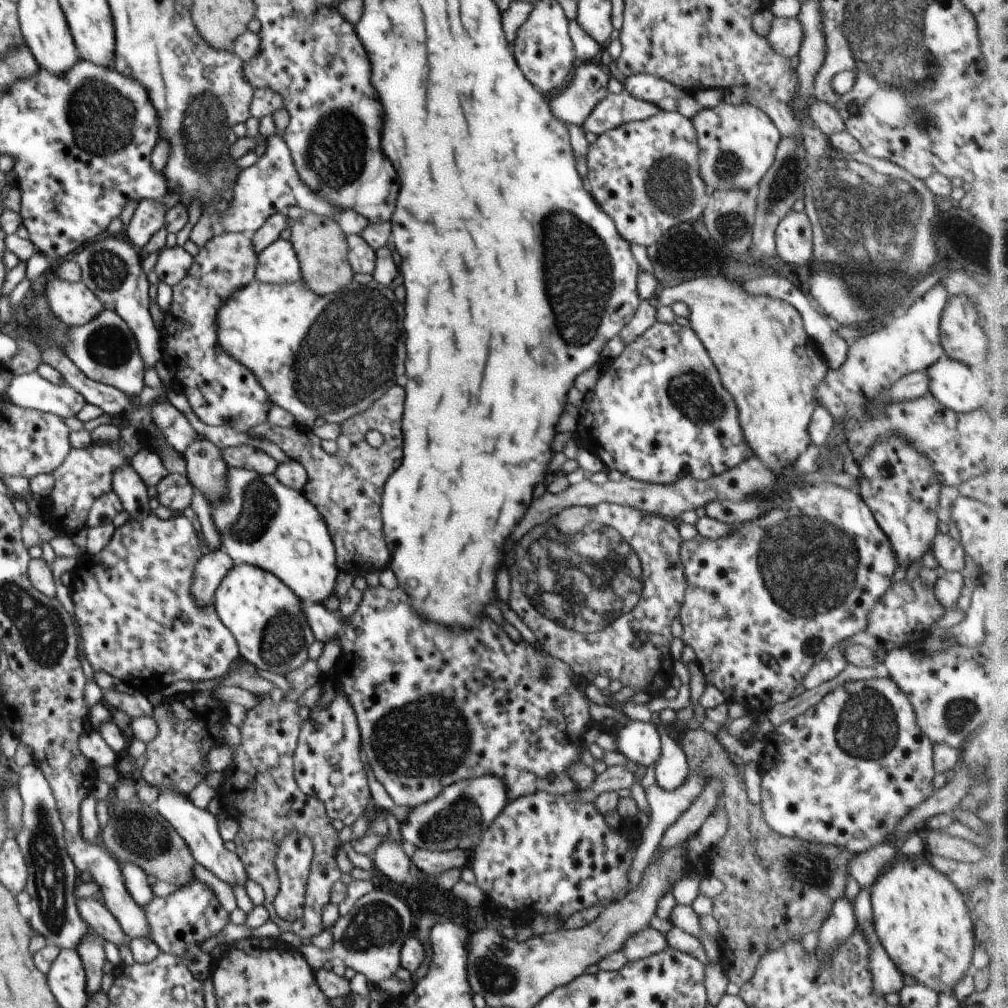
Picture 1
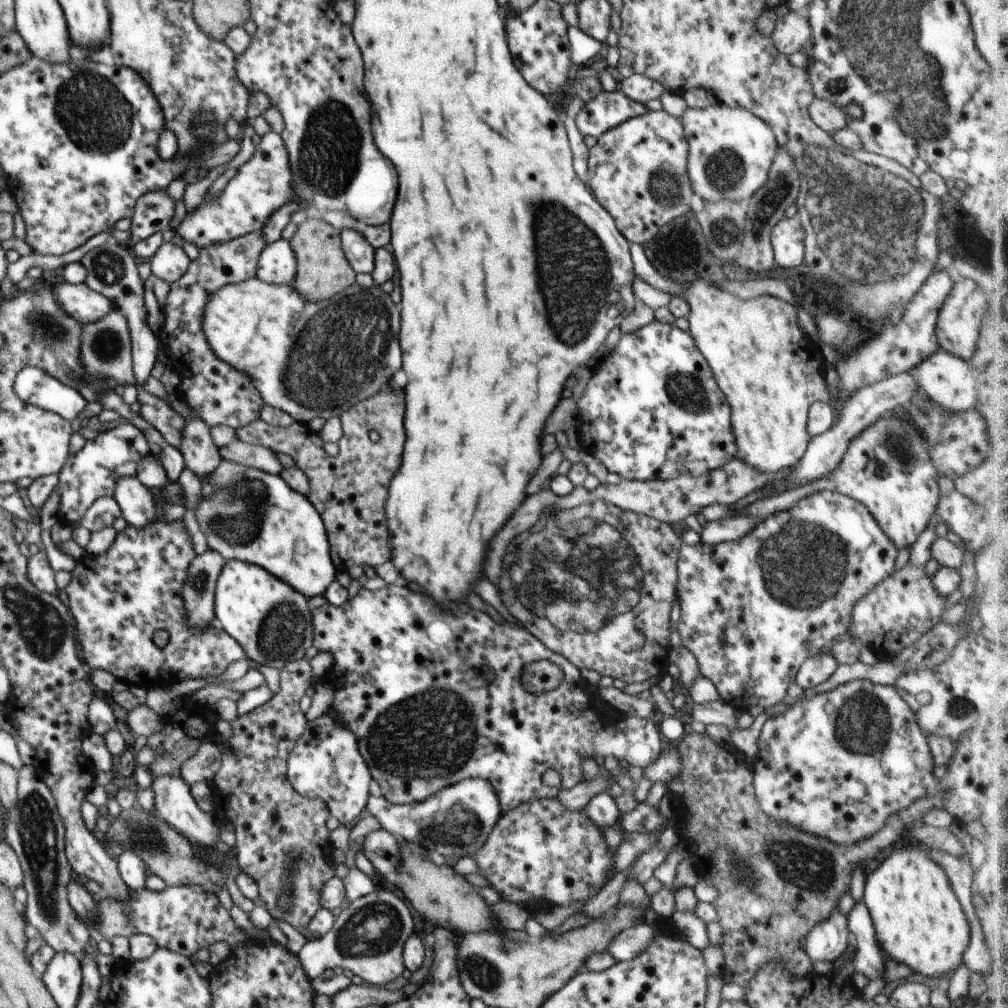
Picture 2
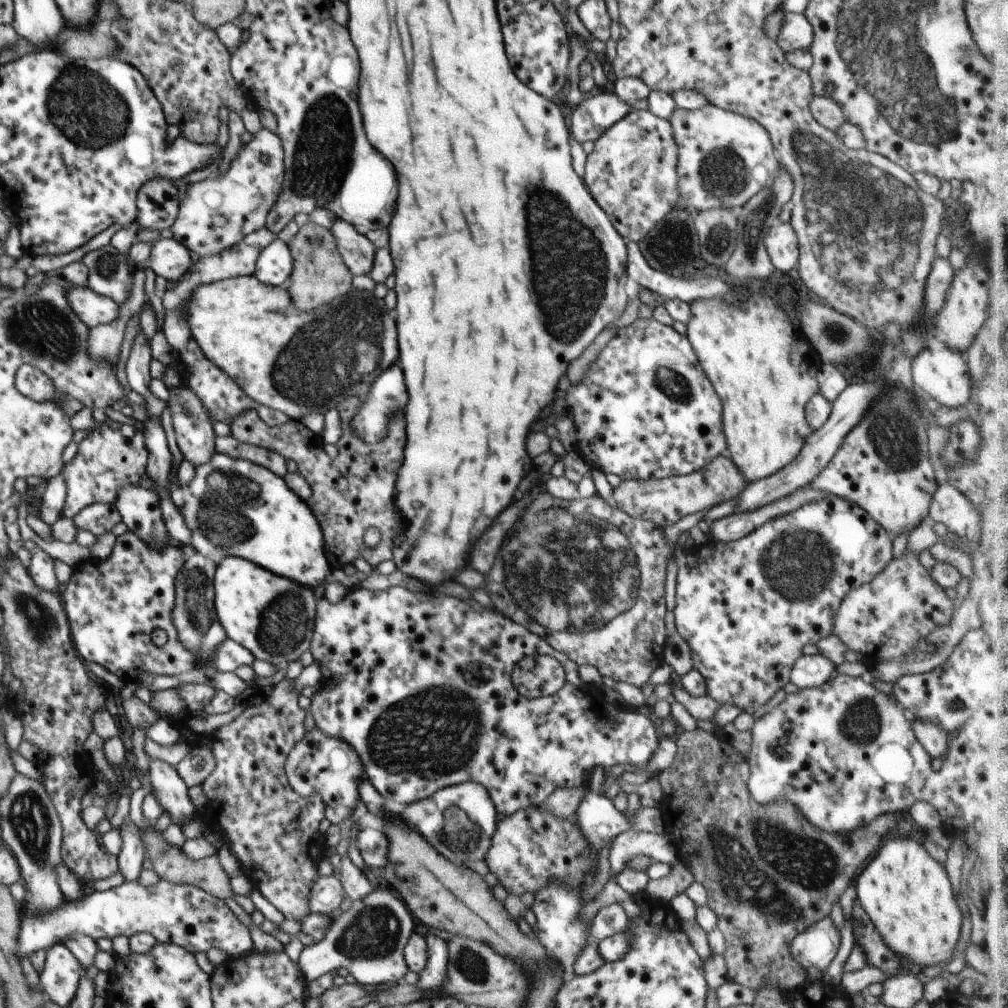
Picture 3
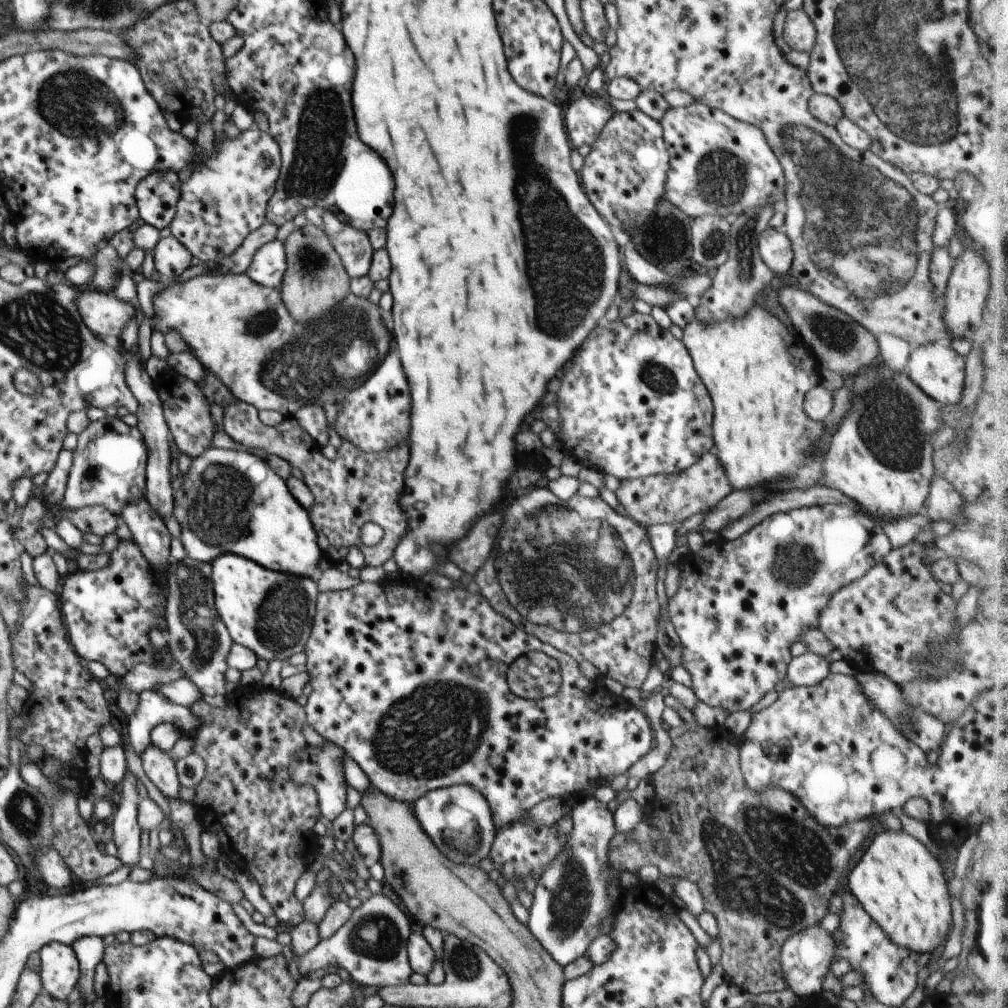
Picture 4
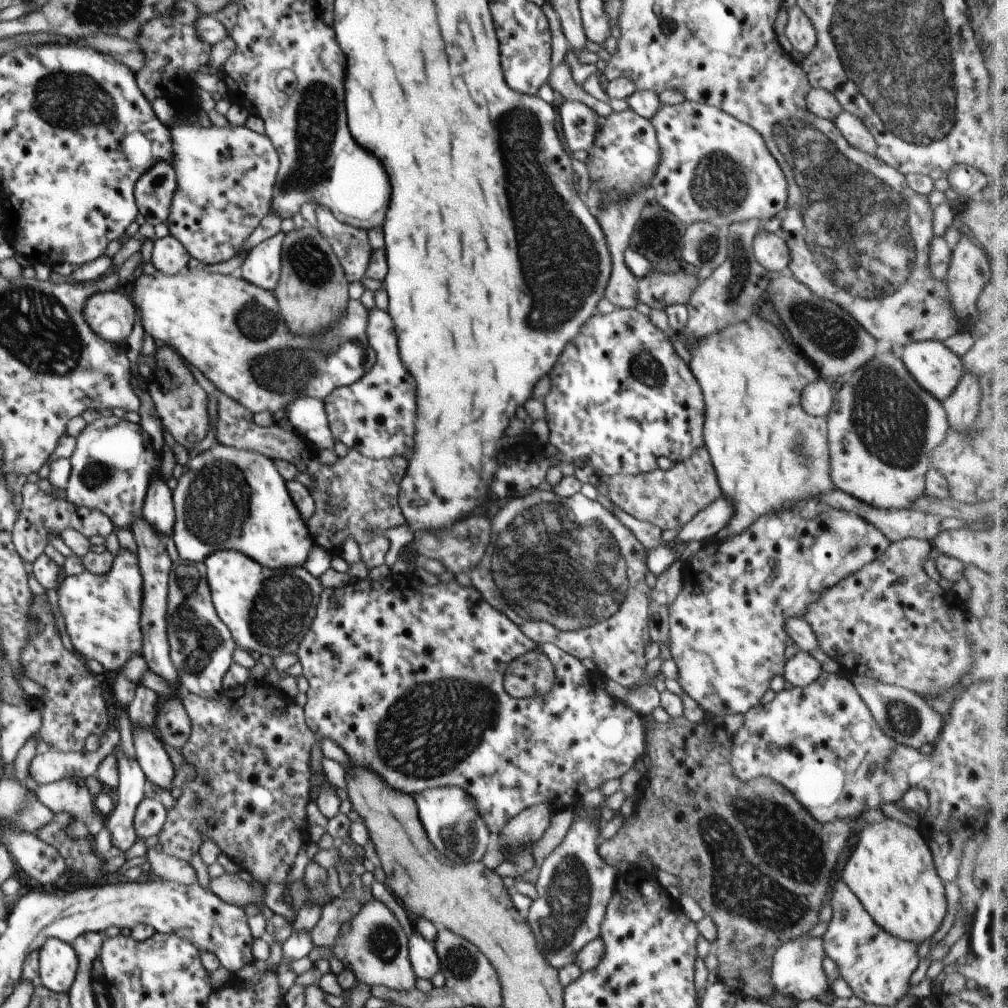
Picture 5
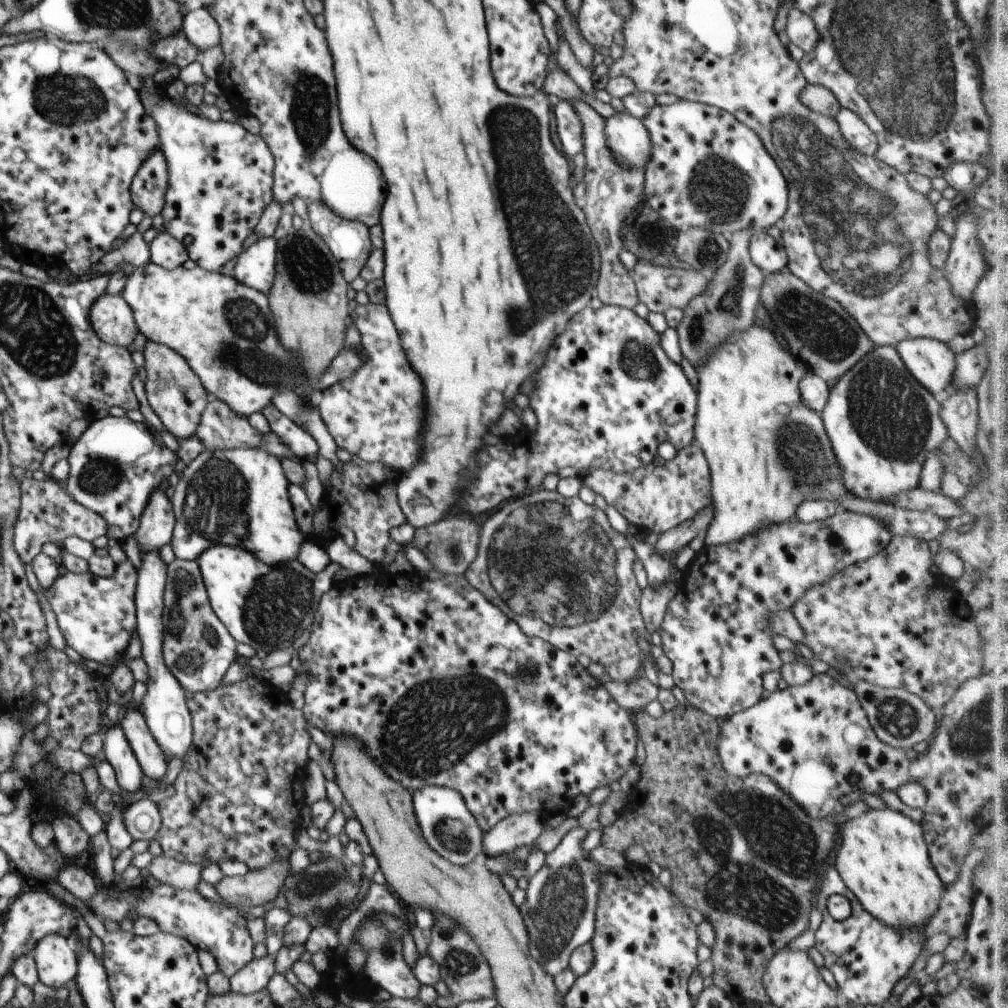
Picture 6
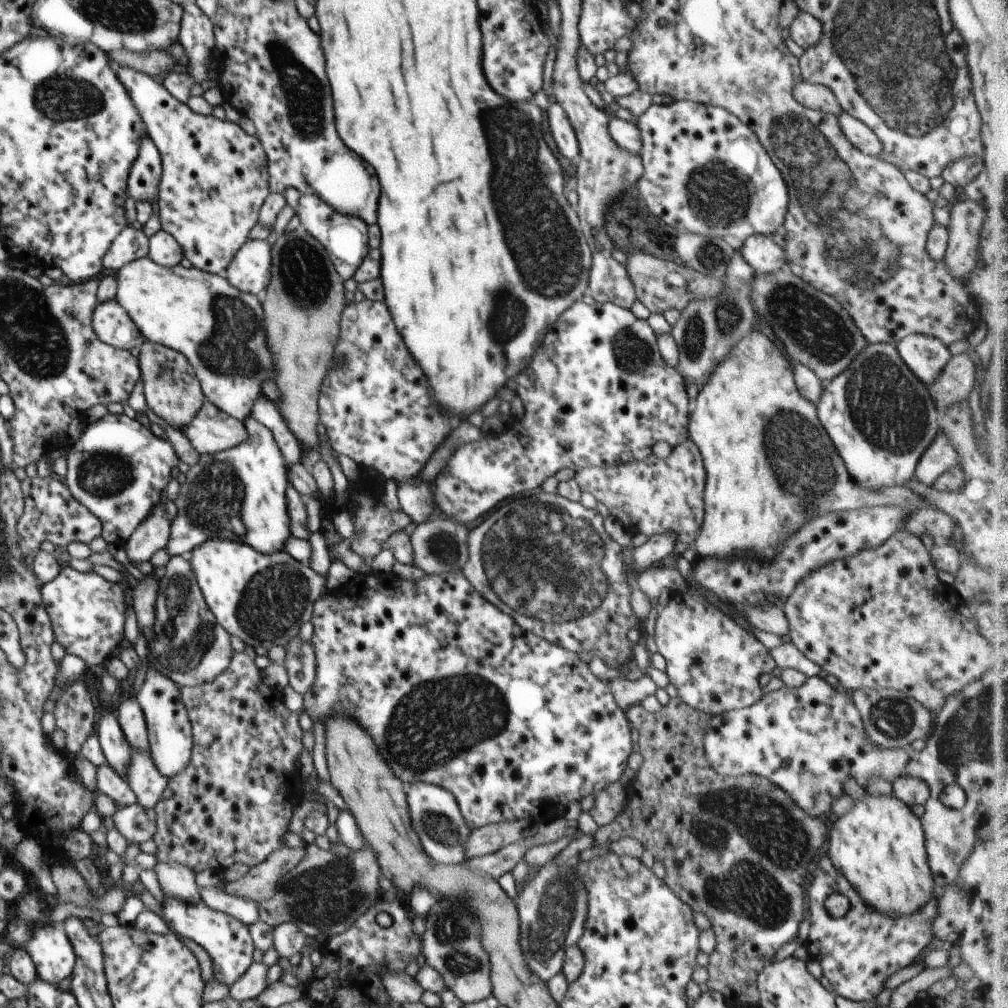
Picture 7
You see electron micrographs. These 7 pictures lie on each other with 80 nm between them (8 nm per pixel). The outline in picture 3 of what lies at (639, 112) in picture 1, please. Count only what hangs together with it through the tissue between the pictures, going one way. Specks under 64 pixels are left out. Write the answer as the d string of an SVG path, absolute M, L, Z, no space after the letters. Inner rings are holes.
M598 89L590 96L585 96L581 104L572 112L570 116L570 134L576 137L580 144L586 140L598 140L603 132L606 132L613 124L616 124L622 117L625 117L630 111L633 111L631 105L612 92L610 89Z

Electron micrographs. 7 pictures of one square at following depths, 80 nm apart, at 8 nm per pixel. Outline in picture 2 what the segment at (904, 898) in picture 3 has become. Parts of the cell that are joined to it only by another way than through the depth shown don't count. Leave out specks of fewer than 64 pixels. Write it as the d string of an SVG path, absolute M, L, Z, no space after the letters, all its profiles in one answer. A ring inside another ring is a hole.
M912 843L896 845L892 855L867 876L863 901L871 914L879 944L890 959L910 968L913 973L938 978L954 972L963 964L963 954L970 942L970 925L944 869Z

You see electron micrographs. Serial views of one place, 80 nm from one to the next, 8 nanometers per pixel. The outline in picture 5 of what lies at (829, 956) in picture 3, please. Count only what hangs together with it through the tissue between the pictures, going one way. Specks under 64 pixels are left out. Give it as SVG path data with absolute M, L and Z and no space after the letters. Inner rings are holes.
M804 934L799 938L786 942L774 954L770 970L770 982L774 990L792 998L796 1004L803 1001L815 1000L824 1004L823 997L828 993L828 978L822 966L824 960L824 942L822 937L814 938Z

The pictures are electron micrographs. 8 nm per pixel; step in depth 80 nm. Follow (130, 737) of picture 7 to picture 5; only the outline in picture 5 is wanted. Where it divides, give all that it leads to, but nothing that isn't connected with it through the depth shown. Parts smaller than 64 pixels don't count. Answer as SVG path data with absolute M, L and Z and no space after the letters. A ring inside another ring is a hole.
M132 726L132 740L136 761L145 778L160 788L170 791L175 776L174 764L162 742L154 736L153 728Z

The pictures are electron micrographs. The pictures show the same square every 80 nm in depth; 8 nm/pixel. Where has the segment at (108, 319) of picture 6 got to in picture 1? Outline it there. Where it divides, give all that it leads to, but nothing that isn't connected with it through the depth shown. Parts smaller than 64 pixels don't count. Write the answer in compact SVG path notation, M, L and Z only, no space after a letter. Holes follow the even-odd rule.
M52 280L46 286L45 298L56 318L68 326L84 325L104 312L102 300L96 297L81 281Z

